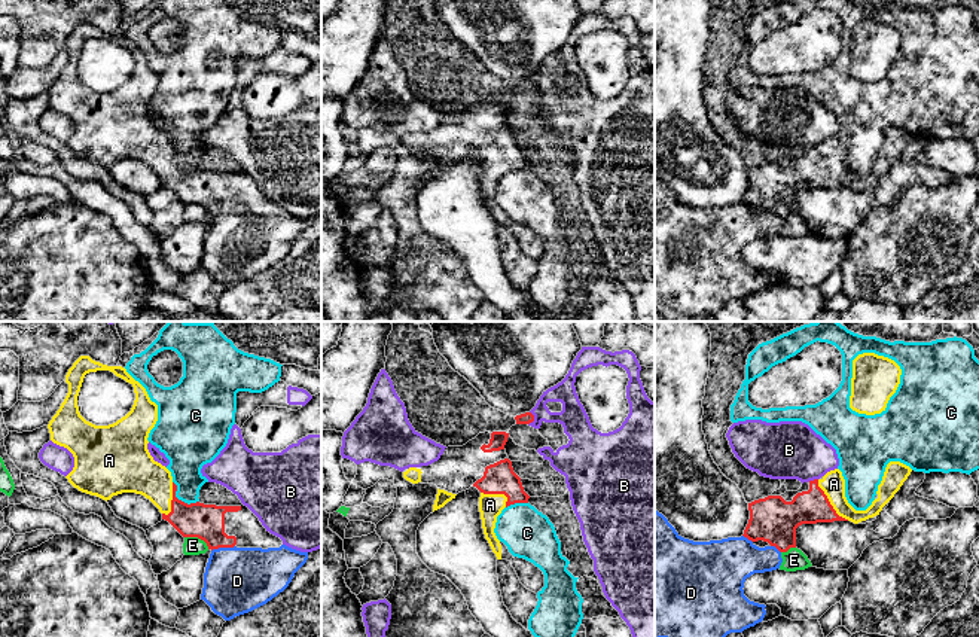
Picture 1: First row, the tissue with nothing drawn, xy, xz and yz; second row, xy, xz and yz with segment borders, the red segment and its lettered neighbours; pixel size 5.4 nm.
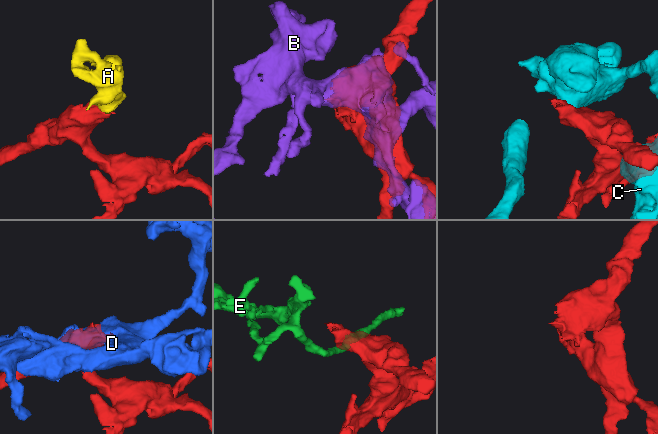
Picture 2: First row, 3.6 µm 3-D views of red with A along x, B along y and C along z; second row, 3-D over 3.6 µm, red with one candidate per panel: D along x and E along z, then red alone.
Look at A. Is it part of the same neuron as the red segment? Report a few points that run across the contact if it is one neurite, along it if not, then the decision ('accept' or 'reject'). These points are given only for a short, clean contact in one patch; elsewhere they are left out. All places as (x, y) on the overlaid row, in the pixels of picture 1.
yz (811, 506), (829, 502), (829, 491), (833, 484) | accept

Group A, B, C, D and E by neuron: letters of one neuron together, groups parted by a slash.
A / B / C / D / E

